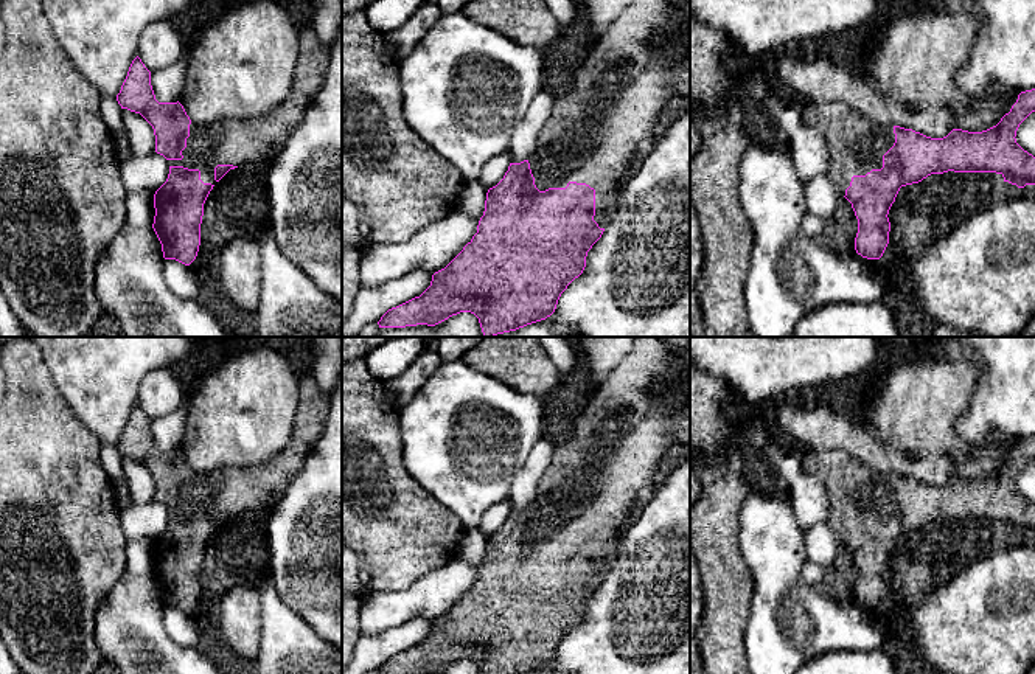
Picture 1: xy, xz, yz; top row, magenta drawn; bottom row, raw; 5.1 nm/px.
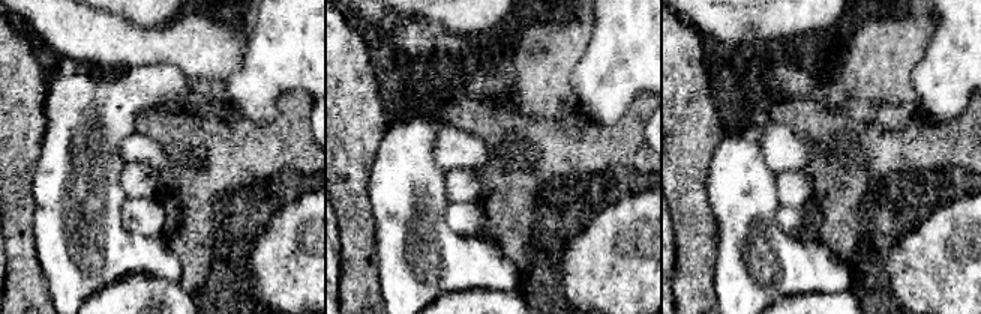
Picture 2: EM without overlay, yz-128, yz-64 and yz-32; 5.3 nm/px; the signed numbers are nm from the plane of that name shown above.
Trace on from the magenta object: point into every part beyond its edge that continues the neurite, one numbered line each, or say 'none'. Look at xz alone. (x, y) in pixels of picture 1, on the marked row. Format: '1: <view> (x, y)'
1: xz (600, 131)

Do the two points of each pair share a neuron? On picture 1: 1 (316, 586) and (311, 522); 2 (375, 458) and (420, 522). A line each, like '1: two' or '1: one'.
1: one
2: one

